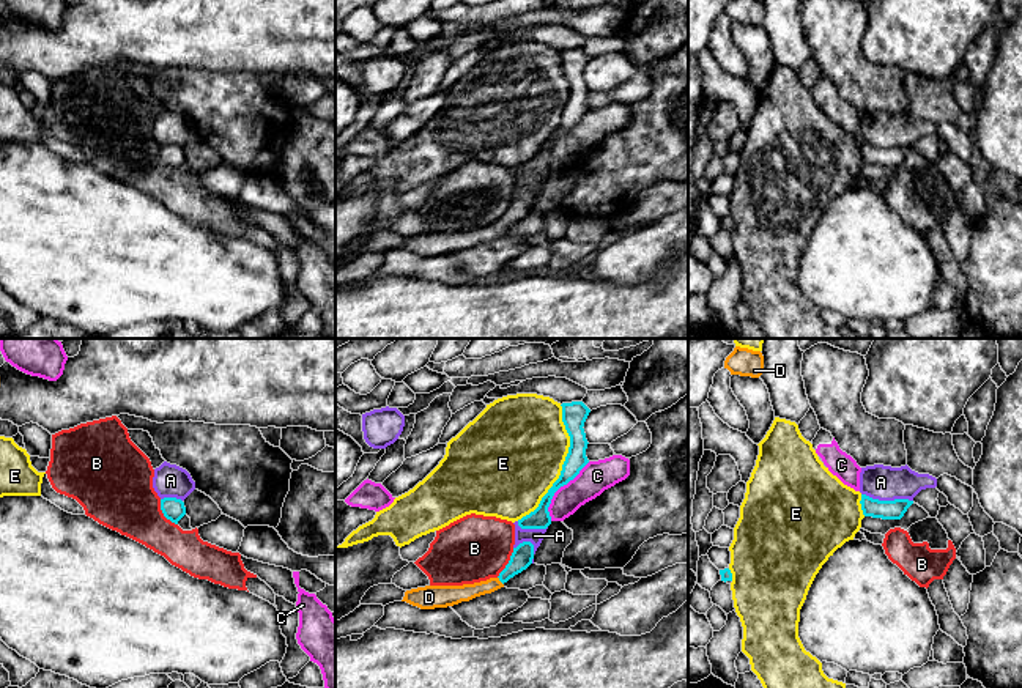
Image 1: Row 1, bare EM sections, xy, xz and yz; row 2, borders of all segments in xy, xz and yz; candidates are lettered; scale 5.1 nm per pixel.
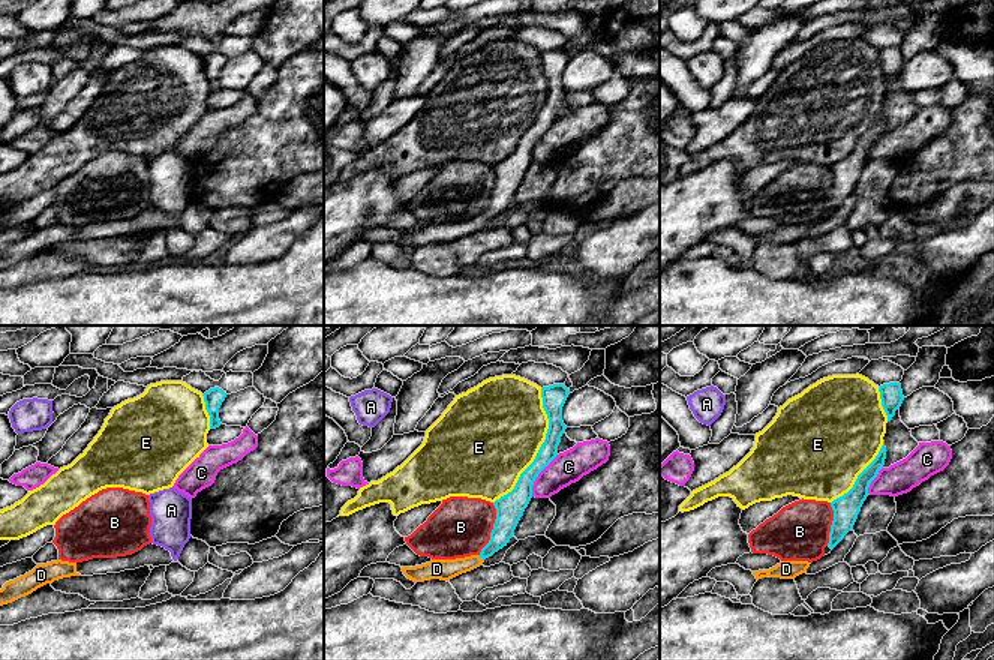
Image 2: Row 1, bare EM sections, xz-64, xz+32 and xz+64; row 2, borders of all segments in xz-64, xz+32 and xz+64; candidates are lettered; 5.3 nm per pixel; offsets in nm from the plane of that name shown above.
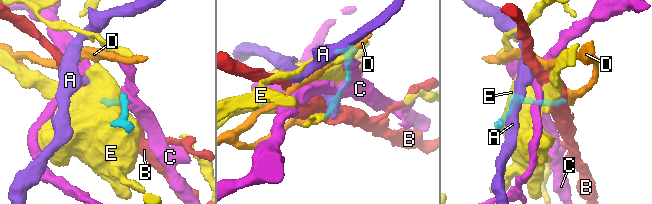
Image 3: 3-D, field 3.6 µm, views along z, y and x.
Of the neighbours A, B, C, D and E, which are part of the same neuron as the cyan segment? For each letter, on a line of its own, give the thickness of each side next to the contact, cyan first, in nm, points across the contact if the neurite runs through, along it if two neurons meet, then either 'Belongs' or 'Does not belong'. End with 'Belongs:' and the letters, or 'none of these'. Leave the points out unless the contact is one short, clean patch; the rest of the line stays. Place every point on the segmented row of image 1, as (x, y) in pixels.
A: Thickness 100 nm (cyan) against 180 nm. Boundary: yz (862, 493), (879, 499), (912, 501). Does not belong
B: Thickness 120 nm (cyan) against 360 nm. Boundary: xy (159, 499), (162, 514), (177, 525). Does not belong
C: Thickness 110 nm (cyan) against 160 nm. Boundary: xz (589, 462), (555, 493), (548, 507), (550, 520). Does not belong
D: Thickness 110 nm (cyan) against 100 nm. Path across: xz (522, 558), (499, 580), (488, 586), (454, 594). Belongs
E: Thickness 120 nm (cyan) against 500 nm. Does not belong
Belongs: D

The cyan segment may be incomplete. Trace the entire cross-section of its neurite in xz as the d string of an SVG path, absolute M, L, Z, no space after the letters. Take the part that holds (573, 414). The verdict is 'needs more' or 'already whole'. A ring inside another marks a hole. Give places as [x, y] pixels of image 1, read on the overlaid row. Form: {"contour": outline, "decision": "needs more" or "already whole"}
{"contour": "M583 401L562 403L562 422L570 436L570 447L562 464L559 479L553 483L548 493L542 498L539 507L529 515L518 520L521 529L546 529L551 524L548 507L554 493L573 480L580 471L589 463L586 457L587 439L584 422L591 409Z", "decision": "already whole"}

